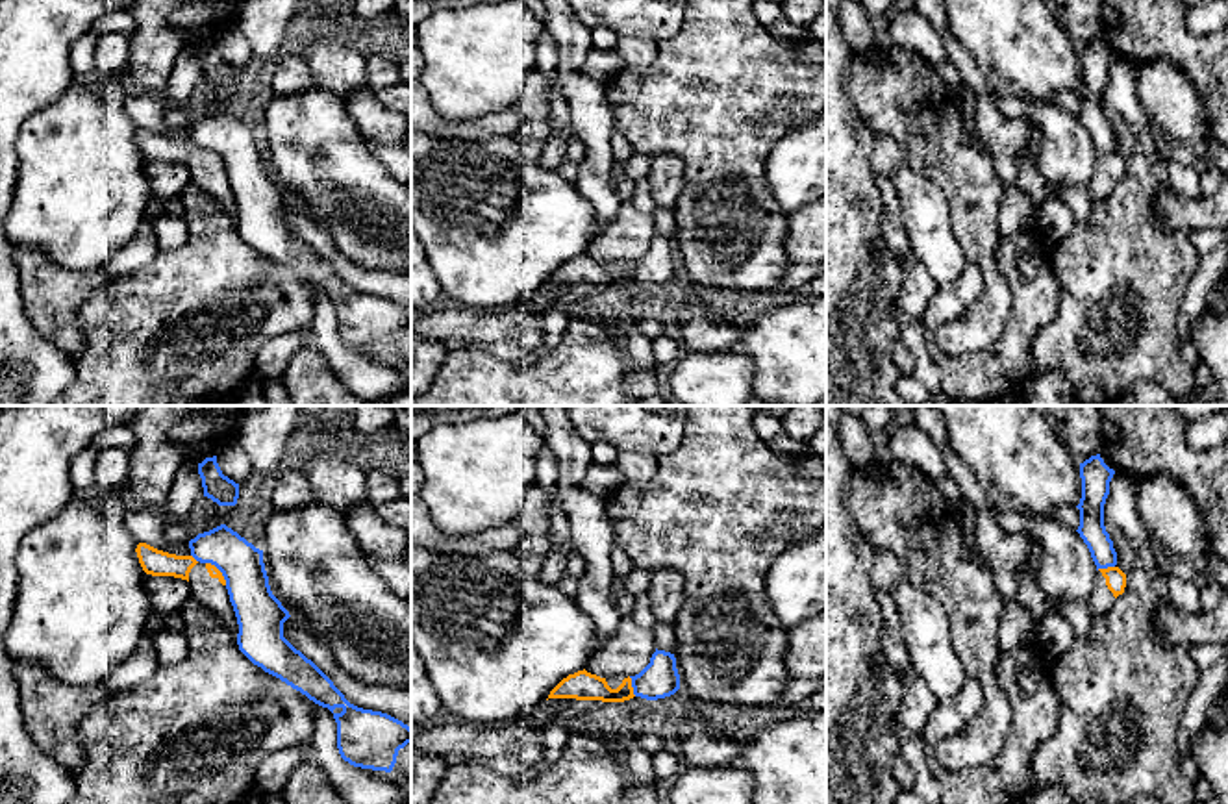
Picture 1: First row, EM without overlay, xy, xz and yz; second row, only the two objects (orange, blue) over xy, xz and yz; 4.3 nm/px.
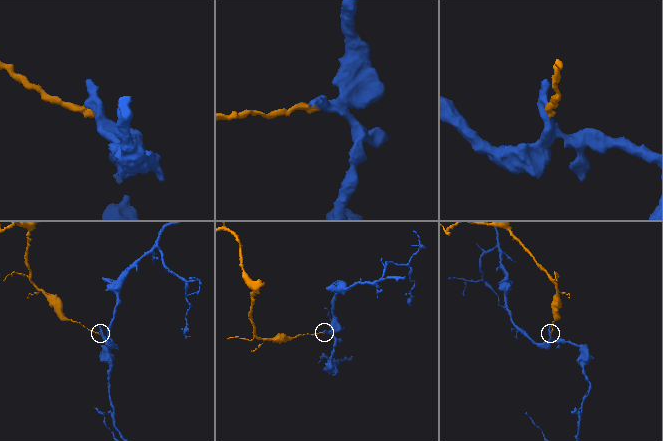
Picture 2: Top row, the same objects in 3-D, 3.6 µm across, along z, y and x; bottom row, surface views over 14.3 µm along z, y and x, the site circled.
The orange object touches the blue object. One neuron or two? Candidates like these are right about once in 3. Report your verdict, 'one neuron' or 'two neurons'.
two neurons

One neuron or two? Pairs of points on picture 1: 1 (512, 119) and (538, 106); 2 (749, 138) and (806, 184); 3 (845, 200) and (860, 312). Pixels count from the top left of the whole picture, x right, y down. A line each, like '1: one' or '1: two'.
1: two
2: two
3: one

